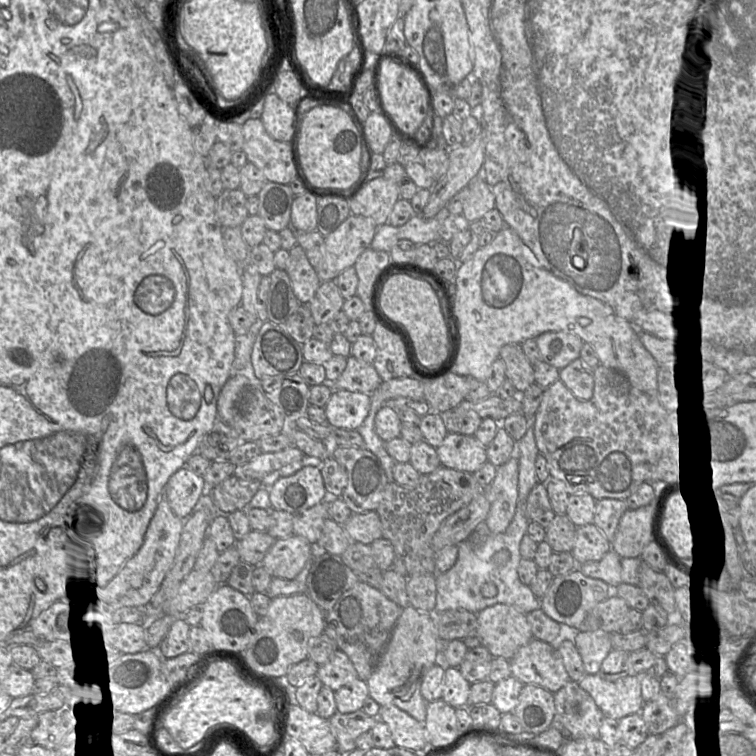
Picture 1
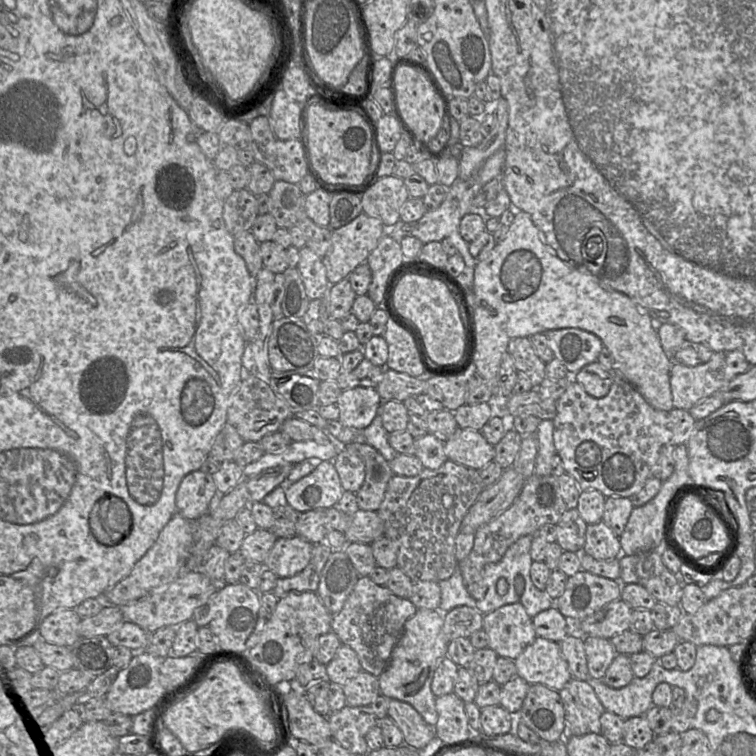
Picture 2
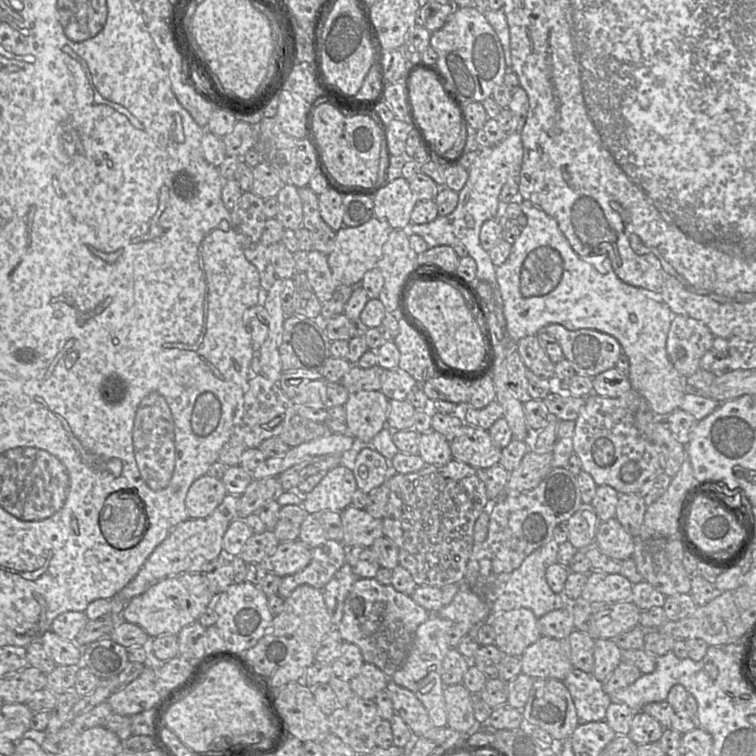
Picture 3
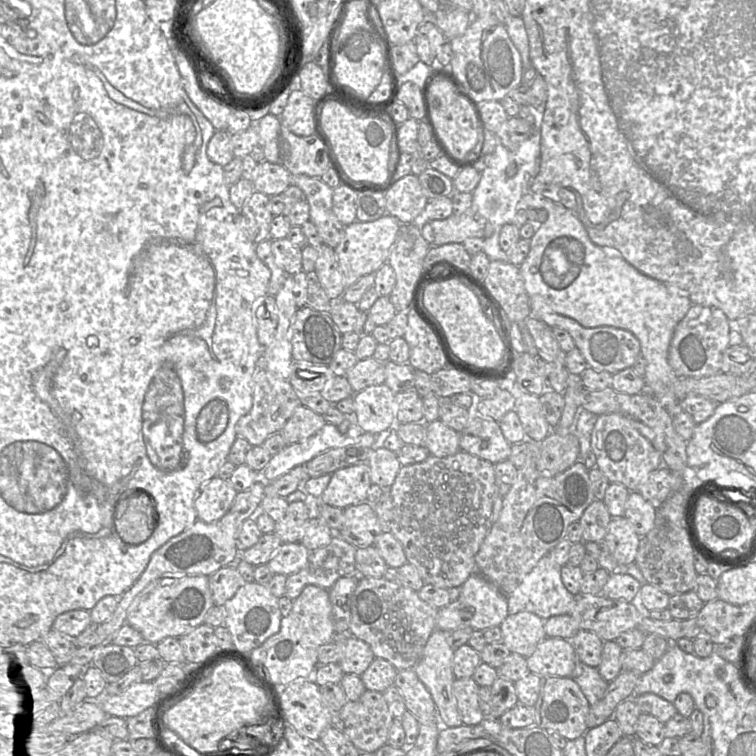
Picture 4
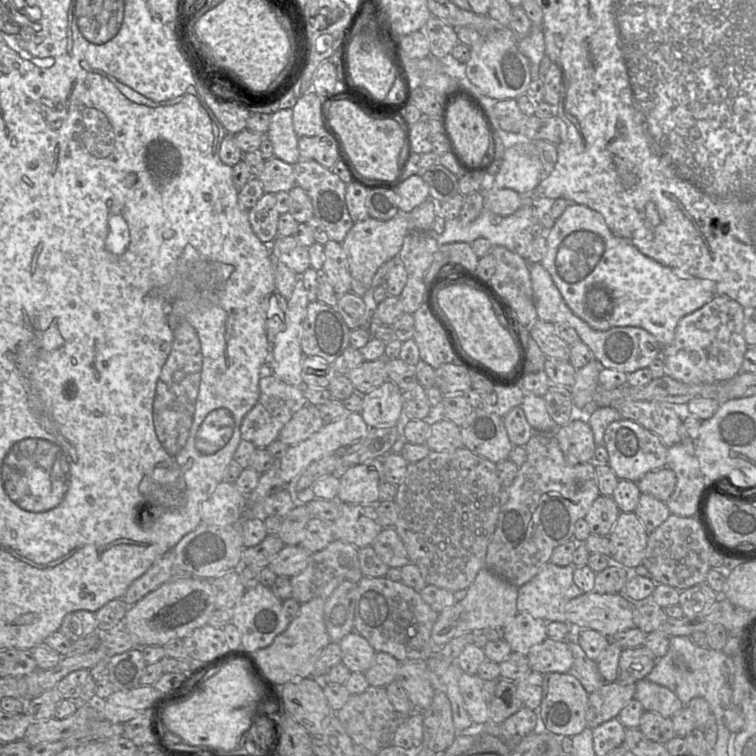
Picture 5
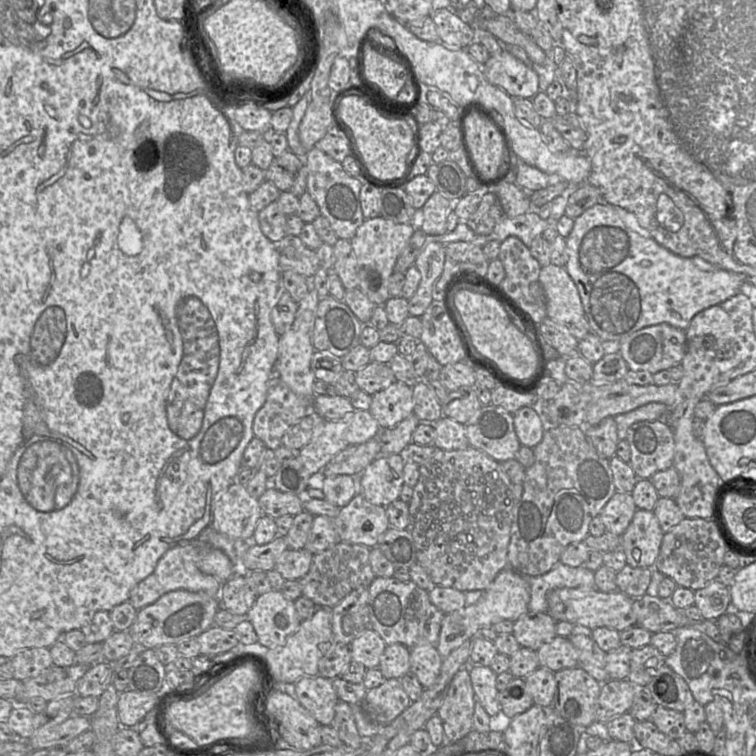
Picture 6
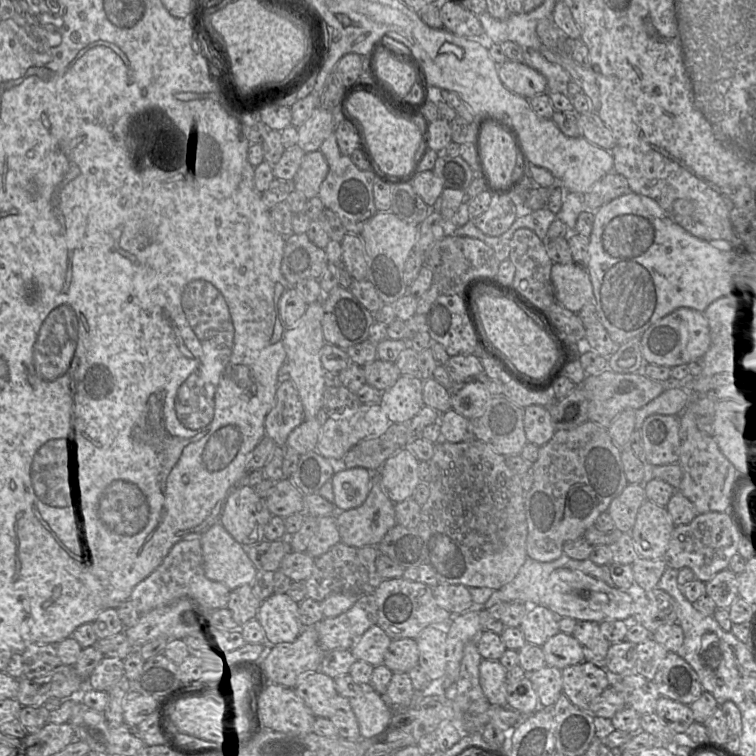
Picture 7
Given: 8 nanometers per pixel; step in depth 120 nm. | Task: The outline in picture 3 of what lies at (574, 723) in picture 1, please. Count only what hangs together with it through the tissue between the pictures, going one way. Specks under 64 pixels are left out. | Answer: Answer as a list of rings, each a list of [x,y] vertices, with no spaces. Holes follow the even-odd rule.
[[[574,667],[563,682],[571,694],[580,724],[605,721],[607,708],[611,704],[605,683],[592,673]]]

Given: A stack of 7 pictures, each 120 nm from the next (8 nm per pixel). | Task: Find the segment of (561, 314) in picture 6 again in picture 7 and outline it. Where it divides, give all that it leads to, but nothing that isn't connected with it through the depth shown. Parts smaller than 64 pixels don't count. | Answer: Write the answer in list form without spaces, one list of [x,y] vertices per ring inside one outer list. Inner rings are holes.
[[[553,264],[551,268],[551,282],[557,301],[567,310],[577,313],[584,305],[593,300],[593,287],[590,276],[585,267],[577,264]]]

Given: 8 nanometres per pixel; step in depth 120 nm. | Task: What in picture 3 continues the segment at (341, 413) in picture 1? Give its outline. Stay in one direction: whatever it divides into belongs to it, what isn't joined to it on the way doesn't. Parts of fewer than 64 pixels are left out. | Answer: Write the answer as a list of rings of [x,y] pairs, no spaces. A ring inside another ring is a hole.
[[[380,390],[350,393],[344,404],[348,434],[370,442],[387,425],[389,399]]]

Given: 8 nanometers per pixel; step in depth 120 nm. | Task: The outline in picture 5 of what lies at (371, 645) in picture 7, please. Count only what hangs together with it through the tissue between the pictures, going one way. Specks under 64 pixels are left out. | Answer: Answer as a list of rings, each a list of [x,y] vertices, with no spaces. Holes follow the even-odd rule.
[[[355,631],[340,642],[341,662],[353,673],[365,673],[371,666],[376,651],[369,642]]]

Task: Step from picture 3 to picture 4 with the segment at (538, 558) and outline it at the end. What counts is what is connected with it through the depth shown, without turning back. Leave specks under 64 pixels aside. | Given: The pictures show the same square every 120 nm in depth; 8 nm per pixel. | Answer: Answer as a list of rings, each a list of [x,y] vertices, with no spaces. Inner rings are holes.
[[[548,555],[542,557],[536,566],[525,576],[521,584],[507,596],[508,613],[530,612],[543,620],[557,615],[570,615],[575,605],[576,596],[565,588],[561,579],[561,567]]]

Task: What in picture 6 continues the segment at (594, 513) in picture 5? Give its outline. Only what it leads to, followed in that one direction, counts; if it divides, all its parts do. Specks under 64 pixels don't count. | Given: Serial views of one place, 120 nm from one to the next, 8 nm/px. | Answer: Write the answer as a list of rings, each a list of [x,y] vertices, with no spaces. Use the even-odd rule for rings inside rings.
[[[616,492],[598,516],[604,523],[606,532],[621,536],[637,509],[631,493]]]

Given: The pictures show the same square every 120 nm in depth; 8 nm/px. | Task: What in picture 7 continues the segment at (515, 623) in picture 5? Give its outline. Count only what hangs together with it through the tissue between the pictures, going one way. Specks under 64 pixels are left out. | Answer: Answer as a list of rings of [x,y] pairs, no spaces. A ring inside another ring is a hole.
[[[531,606],[523,618],[519,628],[523,632],[526,643],[542,647],[547,640],[559,632],[558,616],[550,609]]]

